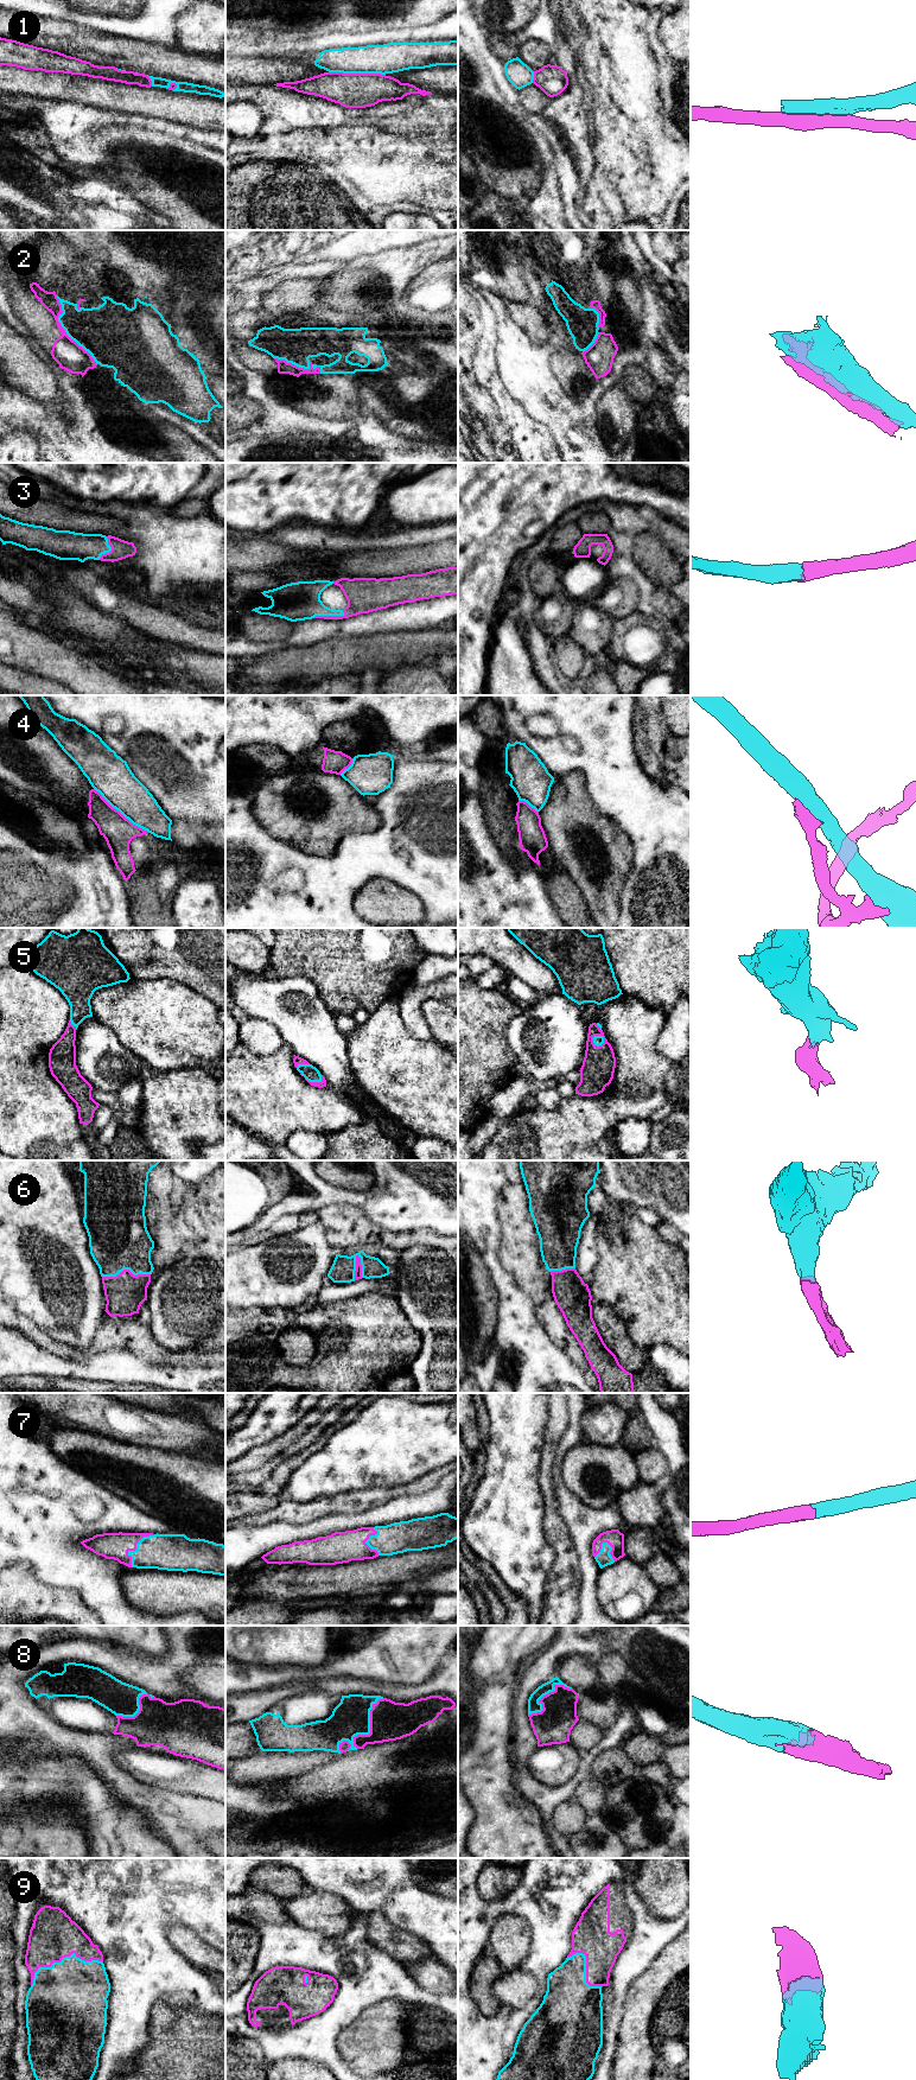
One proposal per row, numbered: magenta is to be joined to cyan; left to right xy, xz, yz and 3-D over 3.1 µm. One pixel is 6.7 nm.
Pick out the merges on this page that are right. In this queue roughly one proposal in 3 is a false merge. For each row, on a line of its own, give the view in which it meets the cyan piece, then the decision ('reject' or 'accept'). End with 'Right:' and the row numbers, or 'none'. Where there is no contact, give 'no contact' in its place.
1: meets cyan in xz; reject
2: meets cyan in xy; reject
3: meets cyan in xz; accept
4: meets cyan in xy; reject
5: meets cyan in yz; accept
6: meets cyan in xy; accept
7: meets cyan in xy; accept
8: meets cyan in xz; accept
9: meets cyan in xy; accept
Right: 3, 5, 6, 7, 8, 9

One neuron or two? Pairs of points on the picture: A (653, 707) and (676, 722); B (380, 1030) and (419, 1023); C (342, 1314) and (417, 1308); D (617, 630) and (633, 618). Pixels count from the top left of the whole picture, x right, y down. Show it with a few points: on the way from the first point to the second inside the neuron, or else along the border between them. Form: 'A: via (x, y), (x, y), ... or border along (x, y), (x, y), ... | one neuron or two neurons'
A: border along (661, 707), (663, 722), (670, 732) | two neurons
B: border along (396, 998), (404, 1025), (415, 1037), (427, 1041) | two neurons
C: border along (395, 1297), (404, 1315), (418, 1333) | two neurons
D: via (621, 627), (629, 622) | one neuron

